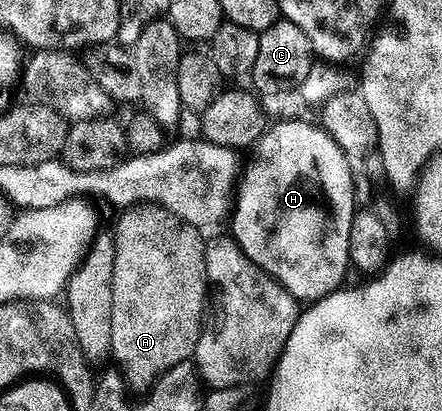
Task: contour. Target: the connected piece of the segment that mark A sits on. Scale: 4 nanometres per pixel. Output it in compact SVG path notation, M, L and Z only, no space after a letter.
M134 205L125 209L116 222L114 237L114 316L110 316L112 329L113 359L117 358L119 369L131 387L151 387L174 364L189 361L195 355L196 345L206 325L206 303L210 287L206 276L204 248L206 238L199 229L183 222L176 215L158 205Z

